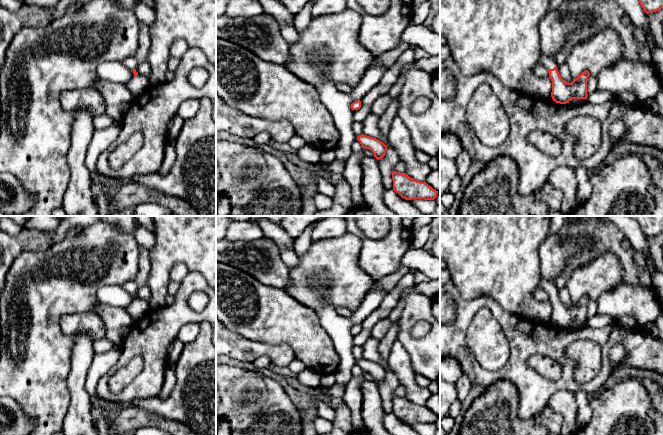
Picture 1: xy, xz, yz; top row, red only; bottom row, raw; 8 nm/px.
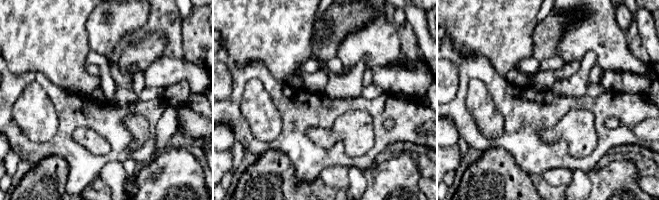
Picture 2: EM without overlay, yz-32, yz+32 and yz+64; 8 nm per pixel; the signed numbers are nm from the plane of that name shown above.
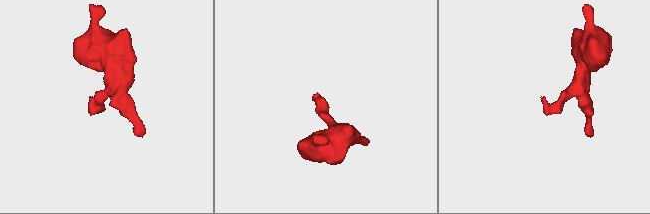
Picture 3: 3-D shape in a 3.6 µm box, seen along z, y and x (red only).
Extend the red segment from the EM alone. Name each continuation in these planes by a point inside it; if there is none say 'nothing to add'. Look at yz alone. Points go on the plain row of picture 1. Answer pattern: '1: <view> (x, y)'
1: yz (546, 285)

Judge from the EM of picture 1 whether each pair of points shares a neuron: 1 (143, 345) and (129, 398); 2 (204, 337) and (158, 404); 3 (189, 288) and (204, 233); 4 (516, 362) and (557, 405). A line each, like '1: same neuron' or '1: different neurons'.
1: same neuron
2: same neuron
3: different neurons
4: different neurons

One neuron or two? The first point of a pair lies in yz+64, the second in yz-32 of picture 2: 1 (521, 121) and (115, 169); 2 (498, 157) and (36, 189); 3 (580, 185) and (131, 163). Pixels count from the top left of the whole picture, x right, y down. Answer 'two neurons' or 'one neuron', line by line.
1: two neurons
2: one neuron
3: one neuron

